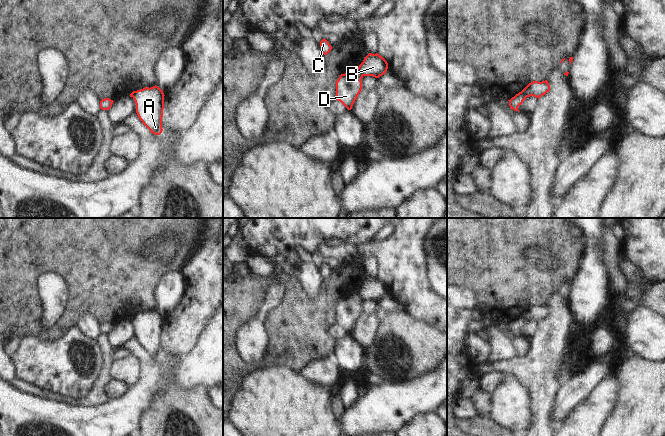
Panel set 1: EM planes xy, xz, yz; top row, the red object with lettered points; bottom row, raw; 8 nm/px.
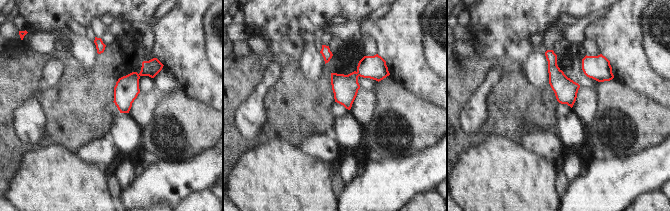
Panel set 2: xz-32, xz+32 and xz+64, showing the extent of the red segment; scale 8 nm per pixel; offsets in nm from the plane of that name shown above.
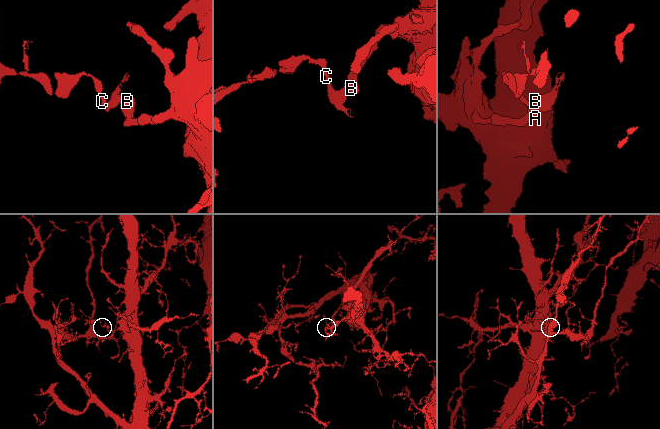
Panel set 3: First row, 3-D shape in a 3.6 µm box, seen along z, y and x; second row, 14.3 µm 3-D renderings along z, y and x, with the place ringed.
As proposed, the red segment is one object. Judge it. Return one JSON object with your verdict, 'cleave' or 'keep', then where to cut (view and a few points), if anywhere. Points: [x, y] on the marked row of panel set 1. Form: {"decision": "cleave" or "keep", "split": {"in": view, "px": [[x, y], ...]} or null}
{"decision": "cleave", "split": {"in": "xz", "px": [[358, 67], [363, 75]]}}

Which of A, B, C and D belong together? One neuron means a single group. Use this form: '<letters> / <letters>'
A B / C D

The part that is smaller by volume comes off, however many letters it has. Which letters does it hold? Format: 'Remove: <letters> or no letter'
Remove: C, D

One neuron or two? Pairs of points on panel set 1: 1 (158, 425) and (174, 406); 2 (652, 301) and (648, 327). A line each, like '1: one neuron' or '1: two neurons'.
1: one neuron
2: two neurons

